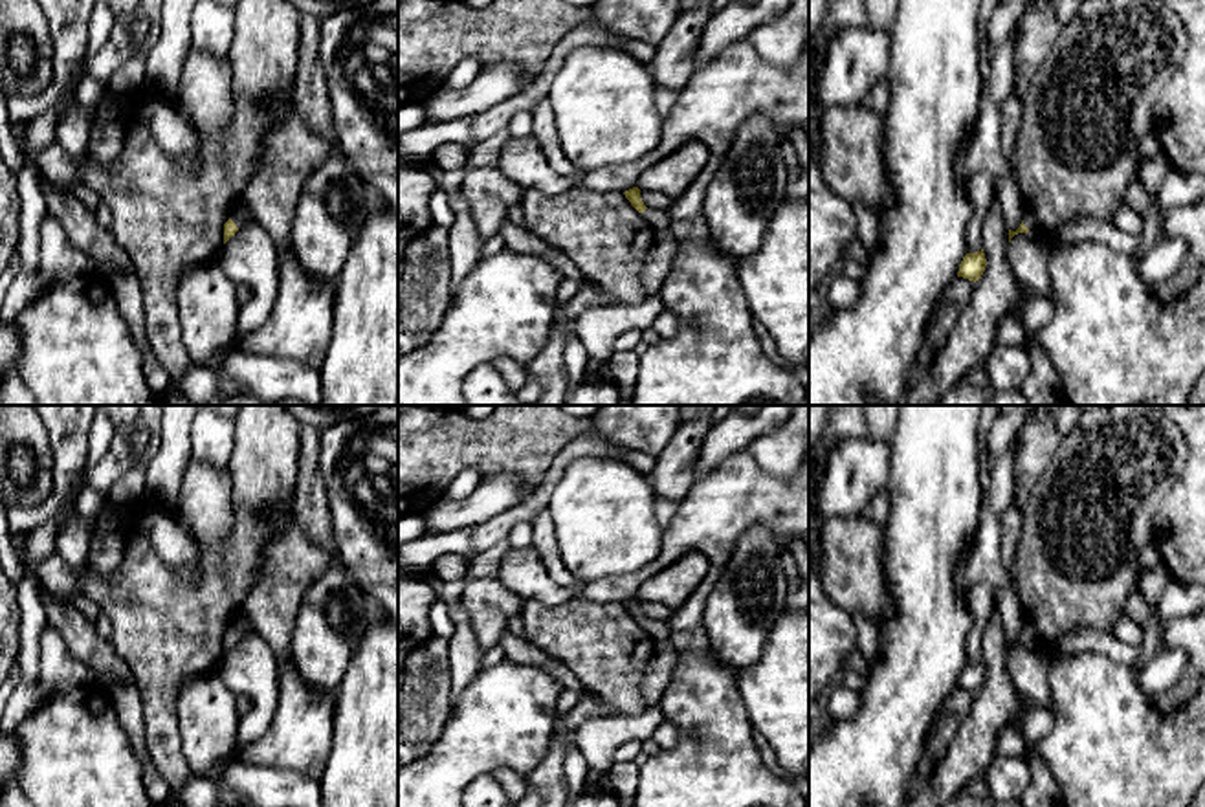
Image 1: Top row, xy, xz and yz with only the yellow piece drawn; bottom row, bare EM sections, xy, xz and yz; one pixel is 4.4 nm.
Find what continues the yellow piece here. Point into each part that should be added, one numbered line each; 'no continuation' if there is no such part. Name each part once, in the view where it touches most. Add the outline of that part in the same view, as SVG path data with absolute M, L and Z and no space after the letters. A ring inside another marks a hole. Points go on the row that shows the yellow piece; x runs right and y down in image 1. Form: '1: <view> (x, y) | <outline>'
1: xy (246, 213) | M244 204L244 209L238 215L231 216L231 220L237 224L238 229L242 227L242 224L246 220L251 220L251 218L255 218L255 216L253 216L253 211L248 204Z

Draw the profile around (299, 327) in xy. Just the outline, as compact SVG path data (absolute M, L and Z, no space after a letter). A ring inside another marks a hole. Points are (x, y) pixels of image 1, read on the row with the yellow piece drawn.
M292 251L279 257L277 301L262 326L237 347L321 369L332 341L336 284L312 279Z

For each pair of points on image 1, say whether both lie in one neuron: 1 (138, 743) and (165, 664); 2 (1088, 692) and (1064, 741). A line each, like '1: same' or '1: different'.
1: different
2: same

